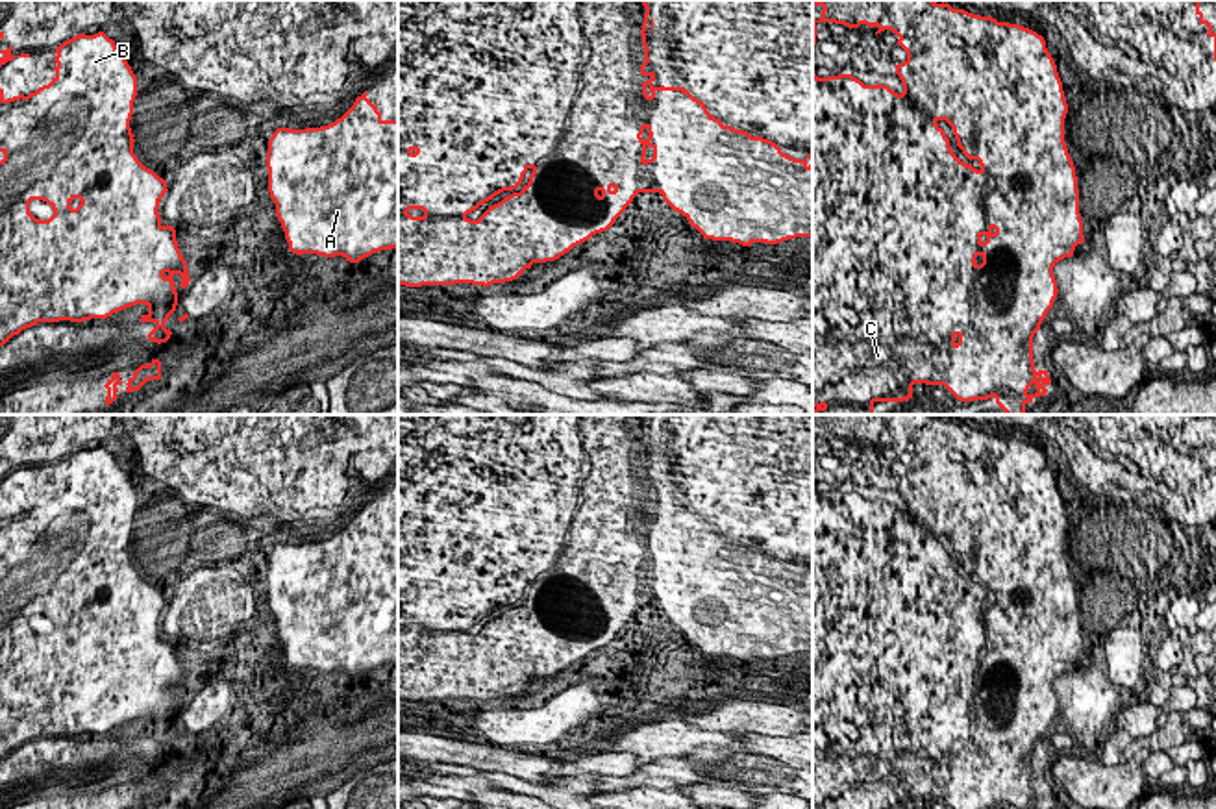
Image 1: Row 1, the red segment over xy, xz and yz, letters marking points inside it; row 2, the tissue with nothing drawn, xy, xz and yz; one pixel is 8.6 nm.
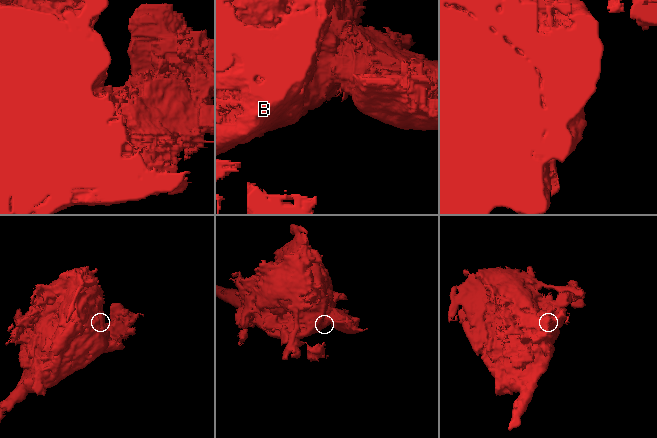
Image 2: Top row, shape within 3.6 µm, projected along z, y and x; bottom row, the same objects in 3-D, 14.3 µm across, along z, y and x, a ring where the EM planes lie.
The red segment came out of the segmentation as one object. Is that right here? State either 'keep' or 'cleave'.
cleave

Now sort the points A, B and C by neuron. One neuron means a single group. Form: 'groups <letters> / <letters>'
groups A / B C

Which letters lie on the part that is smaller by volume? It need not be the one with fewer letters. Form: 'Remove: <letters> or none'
Remove: A

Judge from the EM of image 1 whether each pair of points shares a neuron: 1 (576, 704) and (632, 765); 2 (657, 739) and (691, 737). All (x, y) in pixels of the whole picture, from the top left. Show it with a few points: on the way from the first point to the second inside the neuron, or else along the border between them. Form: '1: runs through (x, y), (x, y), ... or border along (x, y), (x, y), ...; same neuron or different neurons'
1: border along (611, 750), (587, 756); different neurons
2: runs through (665, 739), (683, 739); same neuron

